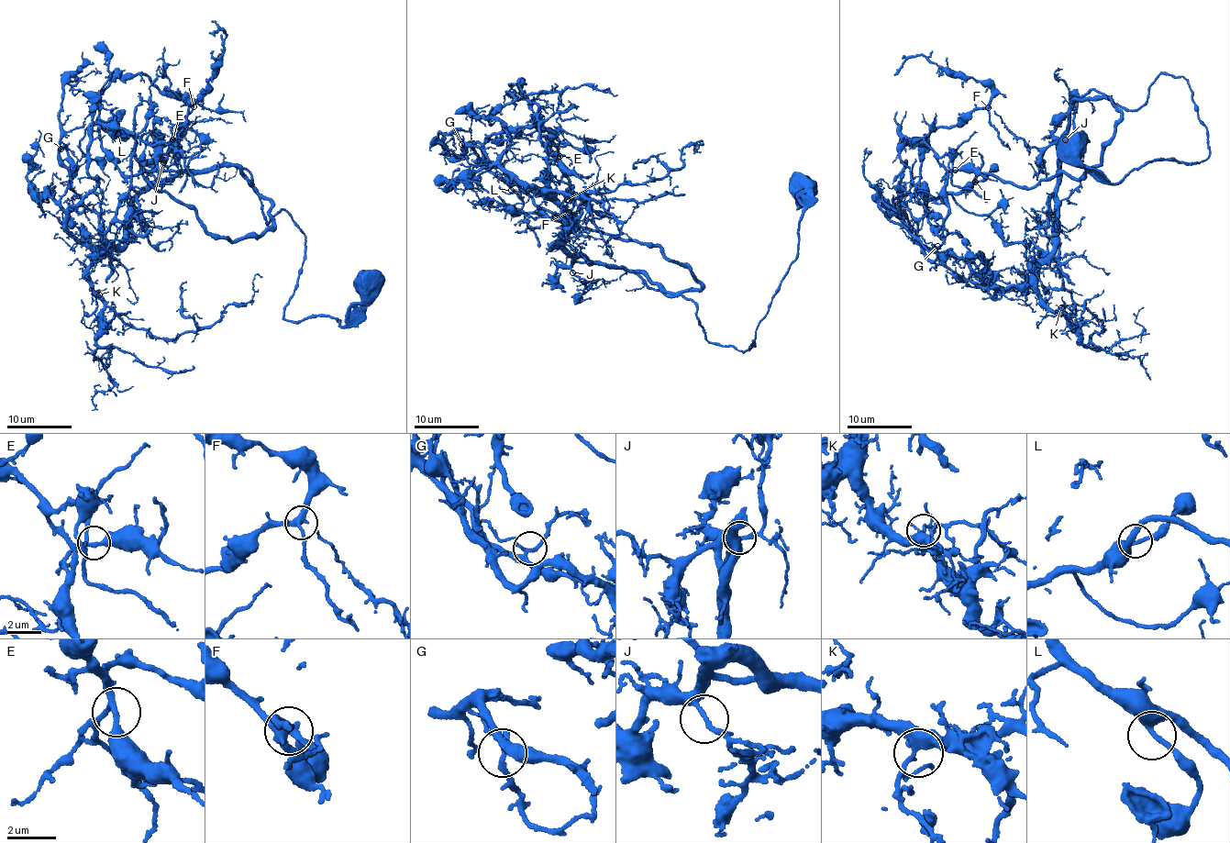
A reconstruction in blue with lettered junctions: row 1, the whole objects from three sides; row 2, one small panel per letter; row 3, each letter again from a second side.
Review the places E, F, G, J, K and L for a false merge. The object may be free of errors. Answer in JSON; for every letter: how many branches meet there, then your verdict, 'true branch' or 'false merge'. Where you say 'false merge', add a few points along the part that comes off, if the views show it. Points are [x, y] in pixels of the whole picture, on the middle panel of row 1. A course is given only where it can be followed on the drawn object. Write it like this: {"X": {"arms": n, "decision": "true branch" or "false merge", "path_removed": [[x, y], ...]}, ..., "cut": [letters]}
{"E": {"arms": 3, "decision": "true branch"}, "F": {"arms": 3, "decision": "true branch"}, "G": {"arms": 3, "decision": "true branch"}, "J": {"arms": 2, "decision": "true branch"}, "K": {"arms": 3, "decision": "true branch"}, "L": {"arms": 2, "decision": "true branch"}, "cut": []}

